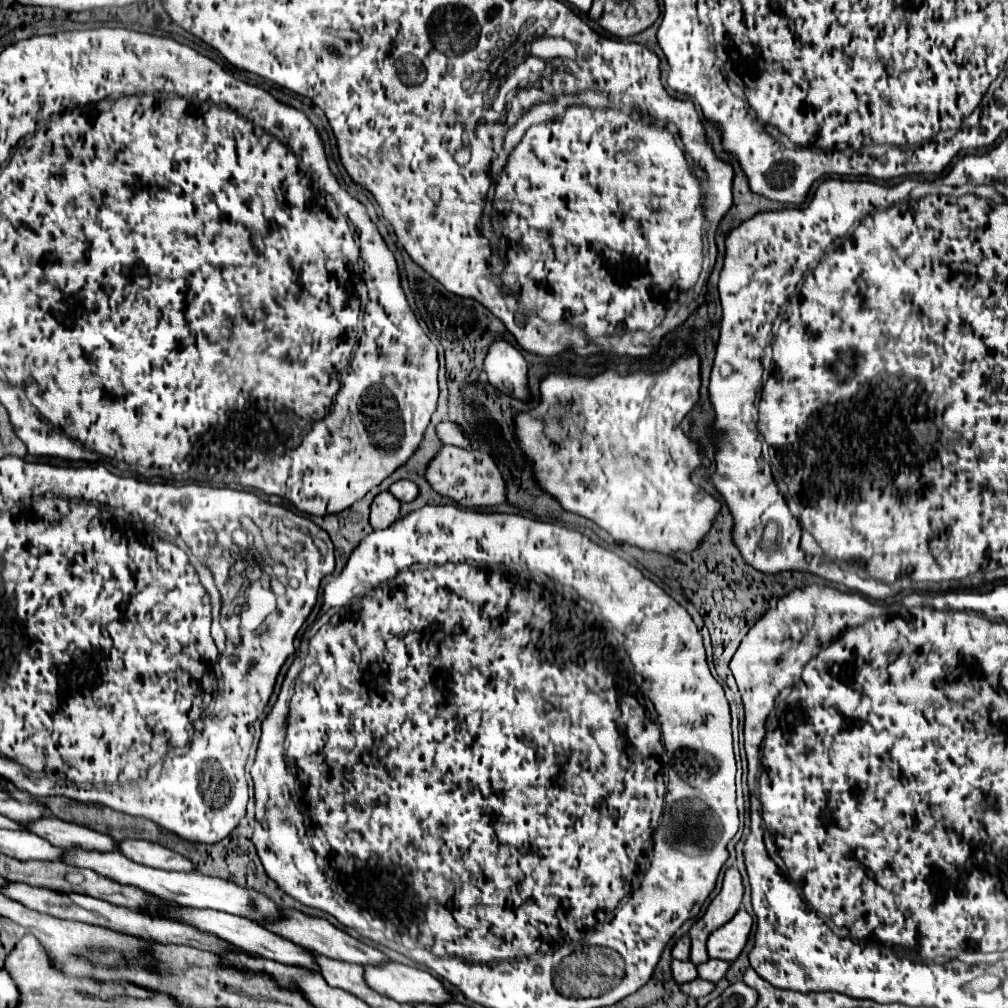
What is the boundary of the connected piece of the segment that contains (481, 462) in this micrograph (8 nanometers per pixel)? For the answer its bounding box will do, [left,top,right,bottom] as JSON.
[425,446,505,508]

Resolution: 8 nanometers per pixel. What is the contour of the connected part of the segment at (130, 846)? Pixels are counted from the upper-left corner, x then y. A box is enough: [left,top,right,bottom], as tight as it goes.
[117,840,193,872]

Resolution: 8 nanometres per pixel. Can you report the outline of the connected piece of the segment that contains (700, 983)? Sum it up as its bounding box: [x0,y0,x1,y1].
[683,978,715,998]

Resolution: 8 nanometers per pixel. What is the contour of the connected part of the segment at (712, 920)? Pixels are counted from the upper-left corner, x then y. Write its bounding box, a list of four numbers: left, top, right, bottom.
[689,868,743,964]

